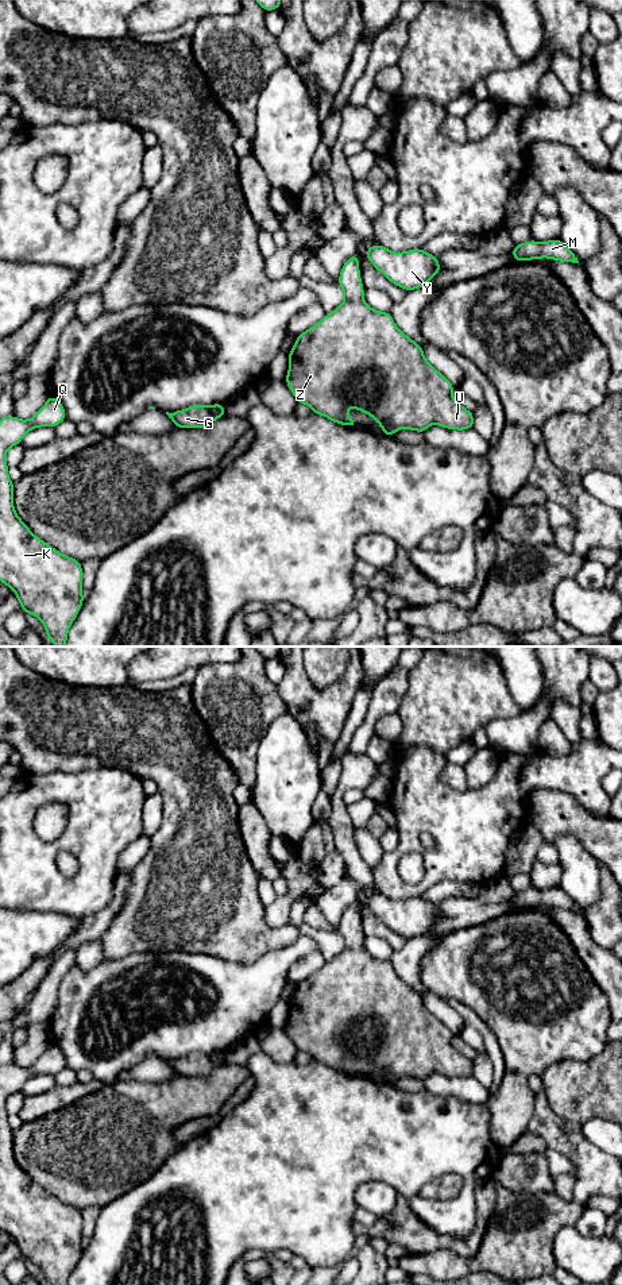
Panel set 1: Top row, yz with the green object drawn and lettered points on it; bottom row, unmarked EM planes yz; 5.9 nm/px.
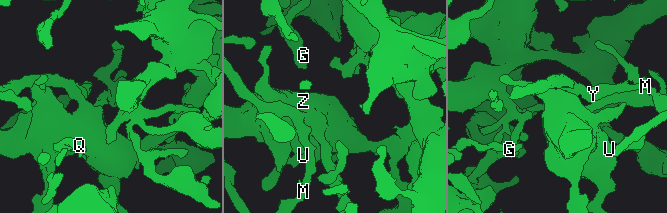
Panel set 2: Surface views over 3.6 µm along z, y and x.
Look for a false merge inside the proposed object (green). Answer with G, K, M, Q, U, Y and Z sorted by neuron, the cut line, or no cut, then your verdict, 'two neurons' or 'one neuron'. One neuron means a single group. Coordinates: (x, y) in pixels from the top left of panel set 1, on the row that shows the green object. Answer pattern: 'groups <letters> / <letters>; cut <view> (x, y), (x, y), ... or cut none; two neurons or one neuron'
groups G K M Q U Y Z; cut none; one neuron

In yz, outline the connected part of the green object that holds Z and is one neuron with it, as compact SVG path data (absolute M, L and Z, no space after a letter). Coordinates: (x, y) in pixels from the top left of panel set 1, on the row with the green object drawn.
M355 254L339 275L344 302L298 335L287 354L285 381L297 402L309 405L314 414L354 428L358 421L348 417L347 409L356 408L370 414L389 437L403 428L424 432L432 424L471 429L472 412L453 400L453 385L425 359L421 346L398 329L389 312L378 312L366 304L358 265Z

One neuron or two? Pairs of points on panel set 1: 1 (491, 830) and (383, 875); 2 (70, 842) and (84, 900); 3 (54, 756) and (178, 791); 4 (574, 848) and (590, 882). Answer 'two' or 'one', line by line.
1: one
2: one
3: one
4: one

